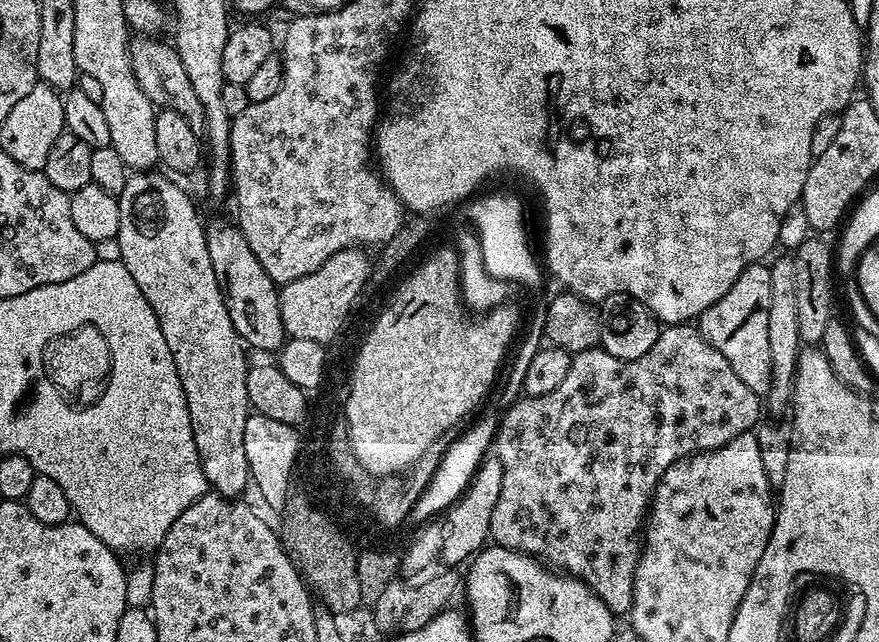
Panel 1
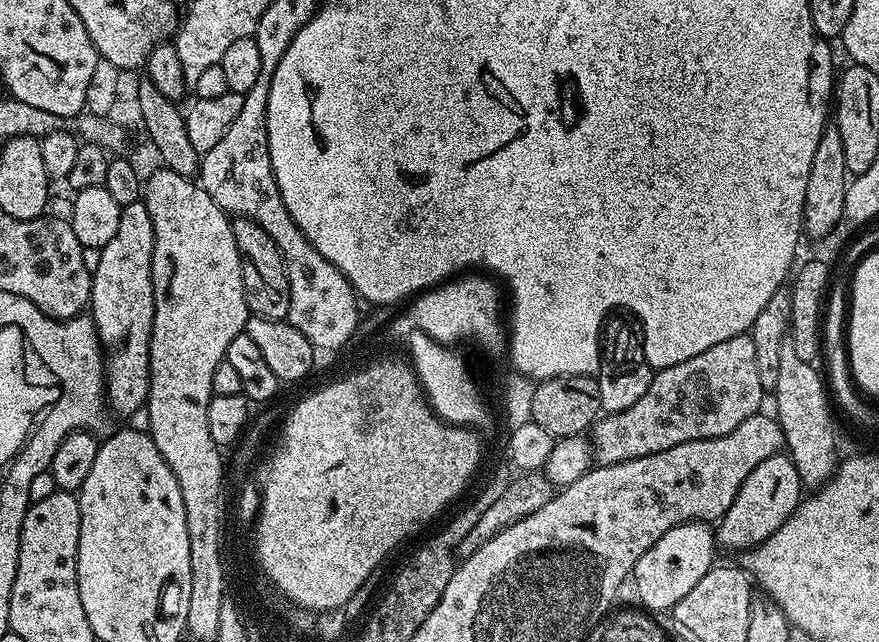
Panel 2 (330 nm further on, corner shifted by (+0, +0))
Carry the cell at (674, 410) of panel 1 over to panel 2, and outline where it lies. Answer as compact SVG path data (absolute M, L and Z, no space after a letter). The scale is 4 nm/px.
M751 335L726 338L726 342L718 342L718 346L710 346L710 350L694 354L694 358L686 358L686 362L678 362L678 366L659 369L653 375L650 390L646 390L634 406L601 415L590 429L590 452L597 465L617 464L670 450L670 446L678 446L682 442L710 440L714 436L730 434L730 430L742 426L746 418L761 411L760 403L764 398L766 391L758 378L757 351L754 350Z

